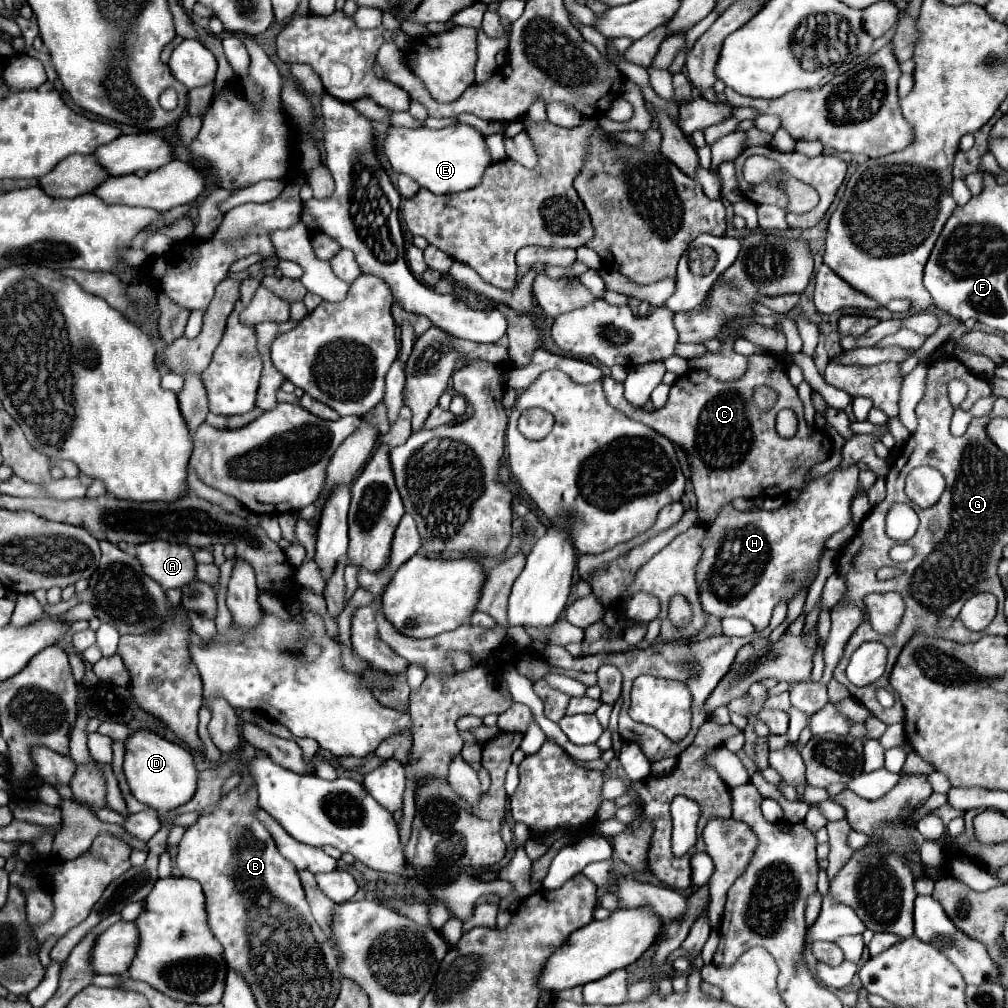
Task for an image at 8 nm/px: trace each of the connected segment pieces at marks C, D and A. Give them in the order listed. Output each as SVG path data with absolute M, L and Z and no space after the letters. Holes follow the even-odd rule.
M769 352L751 354L747 360L749 360L747 372L733 382L721 382L721 380L713 378L711 374L707 374L705 370L687 370L671 386L667 404L655 412L637 410L635 406L629 406L629 402L625 402L625 396L623 396L623 384L615 382L611 376L603 378L605 398L615 410L621 410L627 418L631 418L635 422L647 424L649 428L667 436L671 442L679 444L687 452L687 460L691 466L691 480L693 480L695 494L697 494L697 512L699 512L701 524L711 524L713 518L717 516L717 510L725 502L731 502L739 496L743 496L743 498L771 496L773 498L773 496L785 494L789 490L801 490L805 484L811 482L811 468L815 464L825 462L833 452L831 436L825 430L807 426L807 422L803 418L803 404L797 396L797 388L789 382L789 376L787 376L787 364ZM757 386L767 386L777 392L777 402L769 410L759 410L757 406L753 406L753 390ZM781 408L791 408L799 418L799 428L793 438L783 438L775 430L775 416Z
M137 730L125 740L123 770L129 782L131 794L139 802L159 812L167 812L189 802L197 788L197 770L195 770L191 752L181 744L169 742L149 730Z
M145 542L137 546L145 574L149 574L161 588L183 588L195 580L197 562L185 544Z

